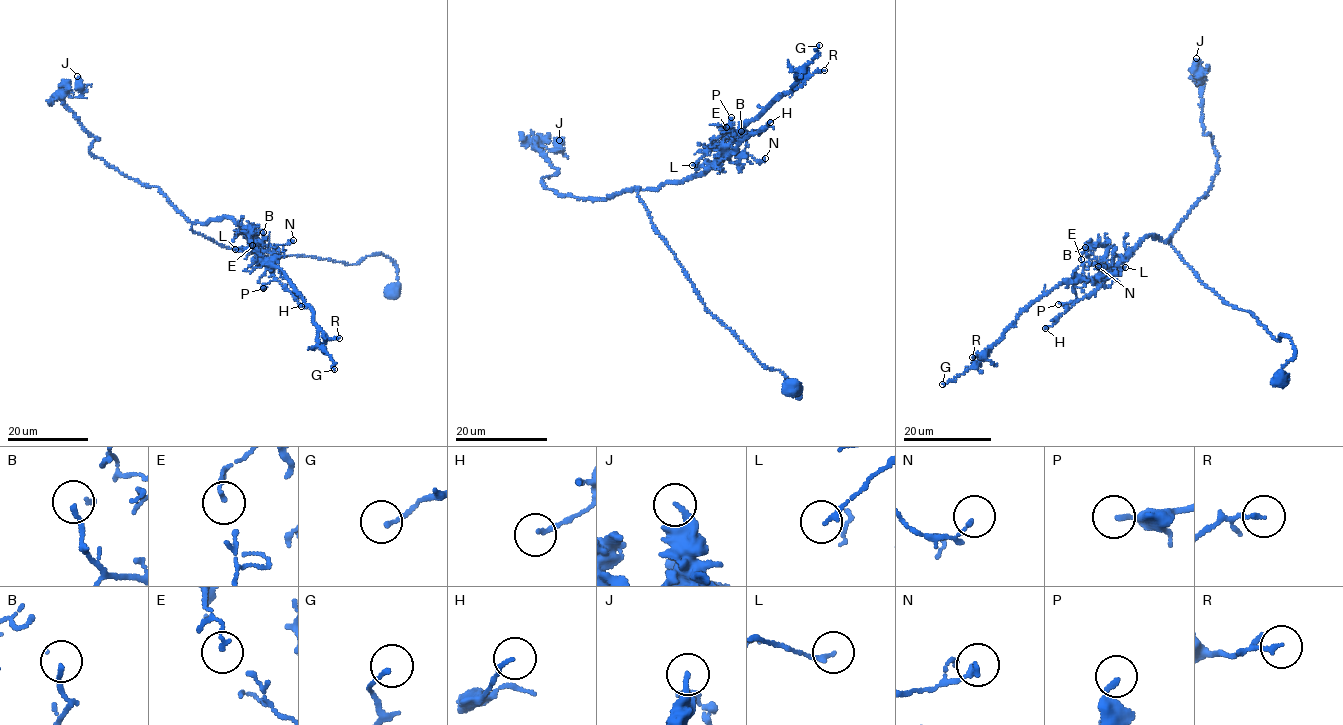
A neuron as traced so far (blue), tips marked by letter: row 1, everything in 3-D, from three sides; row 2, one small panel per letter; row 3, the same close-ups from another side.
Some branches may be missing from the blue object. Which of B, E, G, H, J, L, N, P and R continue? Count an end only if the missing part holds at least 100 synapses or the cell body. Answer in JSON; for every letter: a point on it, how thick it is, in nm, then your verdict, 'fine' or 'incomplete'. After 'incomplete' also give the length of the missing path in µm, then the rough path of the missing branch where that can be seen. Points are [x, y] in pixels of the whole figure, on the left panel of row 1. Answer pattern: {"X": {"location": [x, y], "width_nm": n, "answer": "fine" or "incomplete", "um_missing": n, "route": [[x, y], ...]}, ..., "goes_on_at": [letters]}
{"B": {"location": [263, 232], "width_nm": 150, "answer": "fine"}, "E": {"location": [252, 245], "width_nm": 100, "answer": "fine"}, "G": {"location": [334, 369], "width_nm": 150, "answer": "fine"}, "H": {"location": [301, 306], "width_nm": 130, "answer": "fine"}, "J": {"location": [77, 76], "width_nm": 180, "answer": "fine"}, "L": {"location": [235, 249], "width_nm": 160, "answer": "fine"}, "N": {"location": [293, 240], "width_nm": 90, "answer": "fine"}, "P": {"location": [263, 288], "width_nm": 180, "answer": "fine"}, "R": {"location": [339, 338], "width_nm": 140, "answer": "fine"}, "goes_on_at": []}

